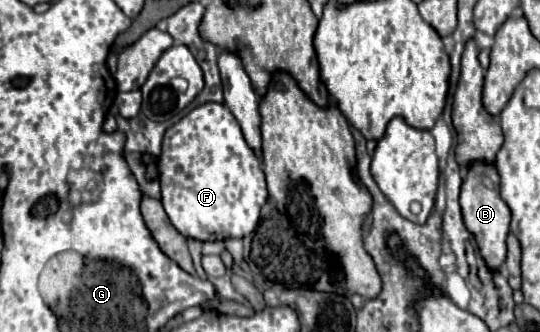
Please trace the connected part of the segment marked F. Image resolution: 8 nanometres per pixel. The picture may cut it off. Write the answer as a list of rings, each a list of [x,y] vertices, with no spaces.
[[[203,103],[199,107],[195,107],[193,111],[189,111],[179,123],[175,123],[173,127],[169,127],[165,131],[165,137],[163,137],[163,151],[161,151],[161,157],[159,157],[159,181],[161,181],[161,203],[165,207],[165,213],[169,215],[173,227],[185,235],[185,237],[193,237],[193,239],[199,239],[199,241],[225,241],[225,239],[241,239],[241,237],[247,237],[249,233],[255,231],[257,223],[259,223],[259,211],[267,199],[267,187],[265,187],[265,173],[263,173],[261,161],[259,157],[255,155],[255,151],[247,145],[245,137],[243,137],[243,131],[237,123],[237,119],[233,117],[233,113],[229,111],[227,105],[223,103]]]

